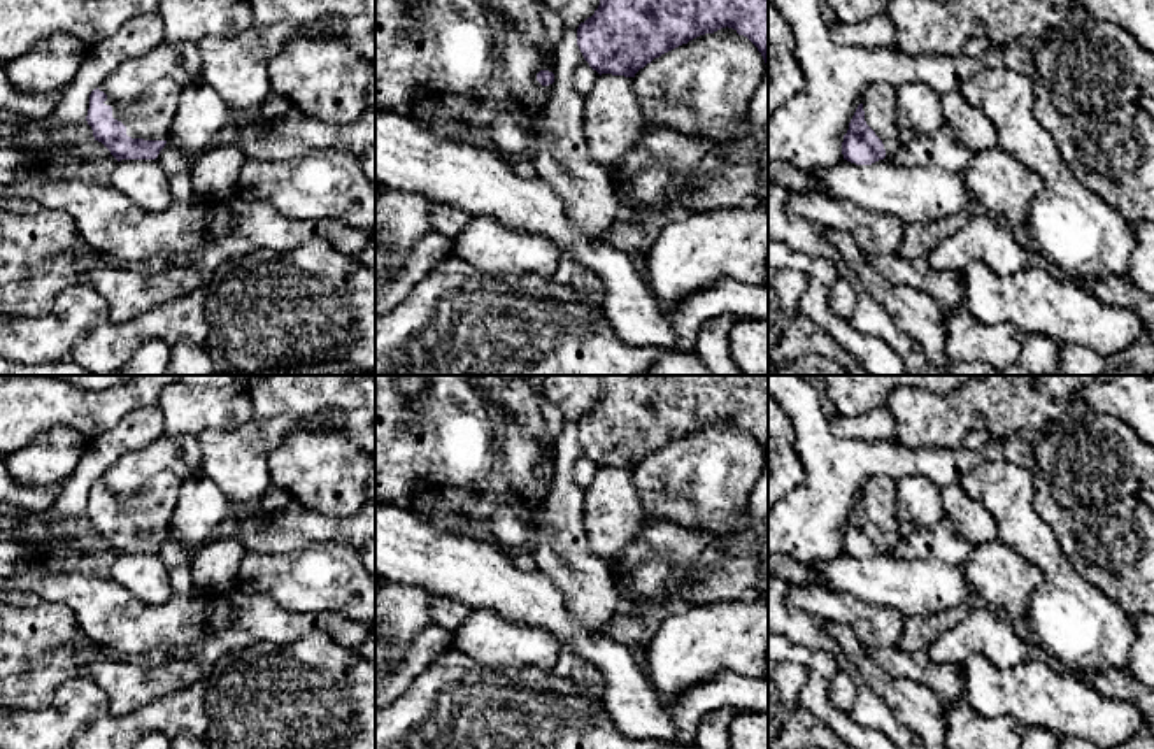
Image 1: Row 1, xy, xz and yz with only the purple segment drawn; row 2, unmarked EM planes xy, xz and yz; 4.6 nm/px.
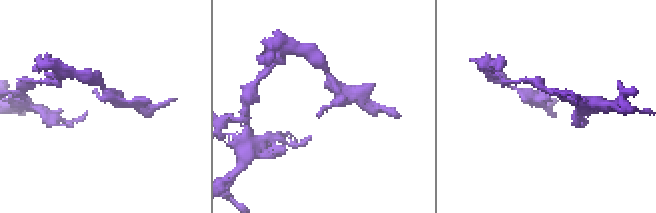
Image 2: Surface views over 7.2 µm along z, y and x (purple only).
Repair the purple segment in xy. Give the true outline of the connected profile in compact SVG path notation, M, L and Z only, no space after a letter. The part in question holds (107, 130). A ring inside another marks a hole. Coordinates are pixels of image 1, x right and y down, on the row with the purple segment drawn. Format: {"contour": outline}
{"contour": "M170 79L151 84L142 96L119 105L102 86L91 91L86 121L95 140L121 160L156 160L167 144L182 86Z"}

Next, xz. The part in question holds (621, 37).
{"contour": "M600 0L595 14L579 25L577 46L589 67L600 75L635 77L654 58L726 26L747 37L768 63L768 0Z"}

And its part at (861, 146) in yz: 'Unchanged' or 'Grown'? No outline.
Grown

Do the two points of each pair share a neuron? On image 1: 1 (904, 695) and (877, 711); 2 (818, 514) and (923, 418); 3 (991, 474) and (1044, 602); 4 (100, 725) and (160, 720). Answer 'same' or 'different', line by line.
1: different
2: different
3: same
4: same

